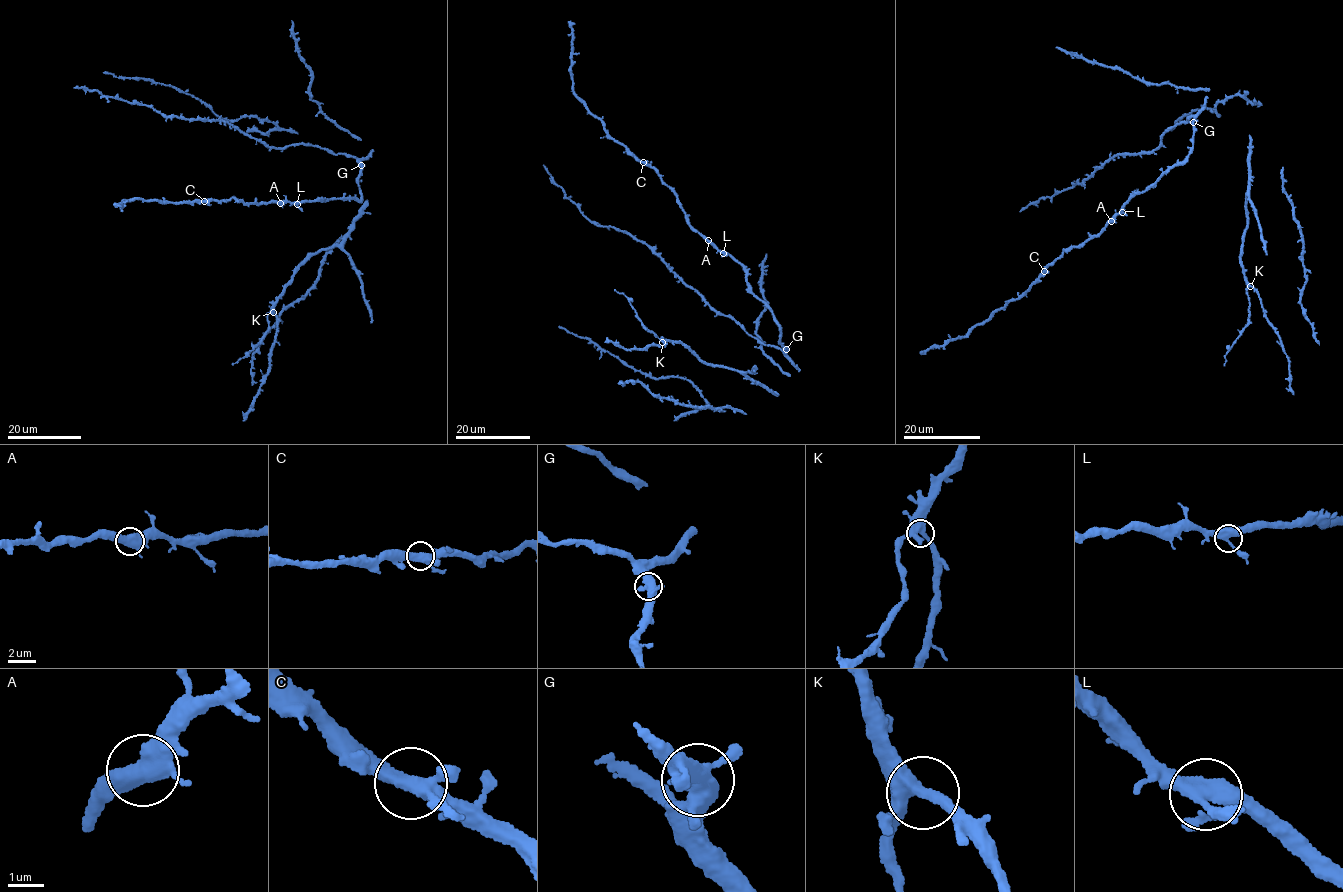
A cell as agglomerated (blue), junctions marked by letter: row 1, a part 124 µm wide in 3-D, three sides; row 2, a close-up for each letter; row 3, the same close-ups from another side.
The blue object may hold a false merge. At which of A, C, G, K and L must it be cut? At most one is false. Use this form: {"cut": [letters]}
{"cut": []}

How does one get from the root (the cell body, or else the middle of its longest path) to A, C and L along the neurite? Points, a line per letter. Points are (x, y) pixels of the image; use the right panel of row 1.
A: (1186, 158), (1169, 167), (1144, 190), (1134, 192), (1111, 221)
C: (1186, 158), (1169, 167), (1144, 190), (1134, 192), (1122, 211), (1098, 234), (1063, 250), (1044, 271)
L: (1186, 158), (1169, 167), (1144, 190), (1134, 192), (1122, 212)

